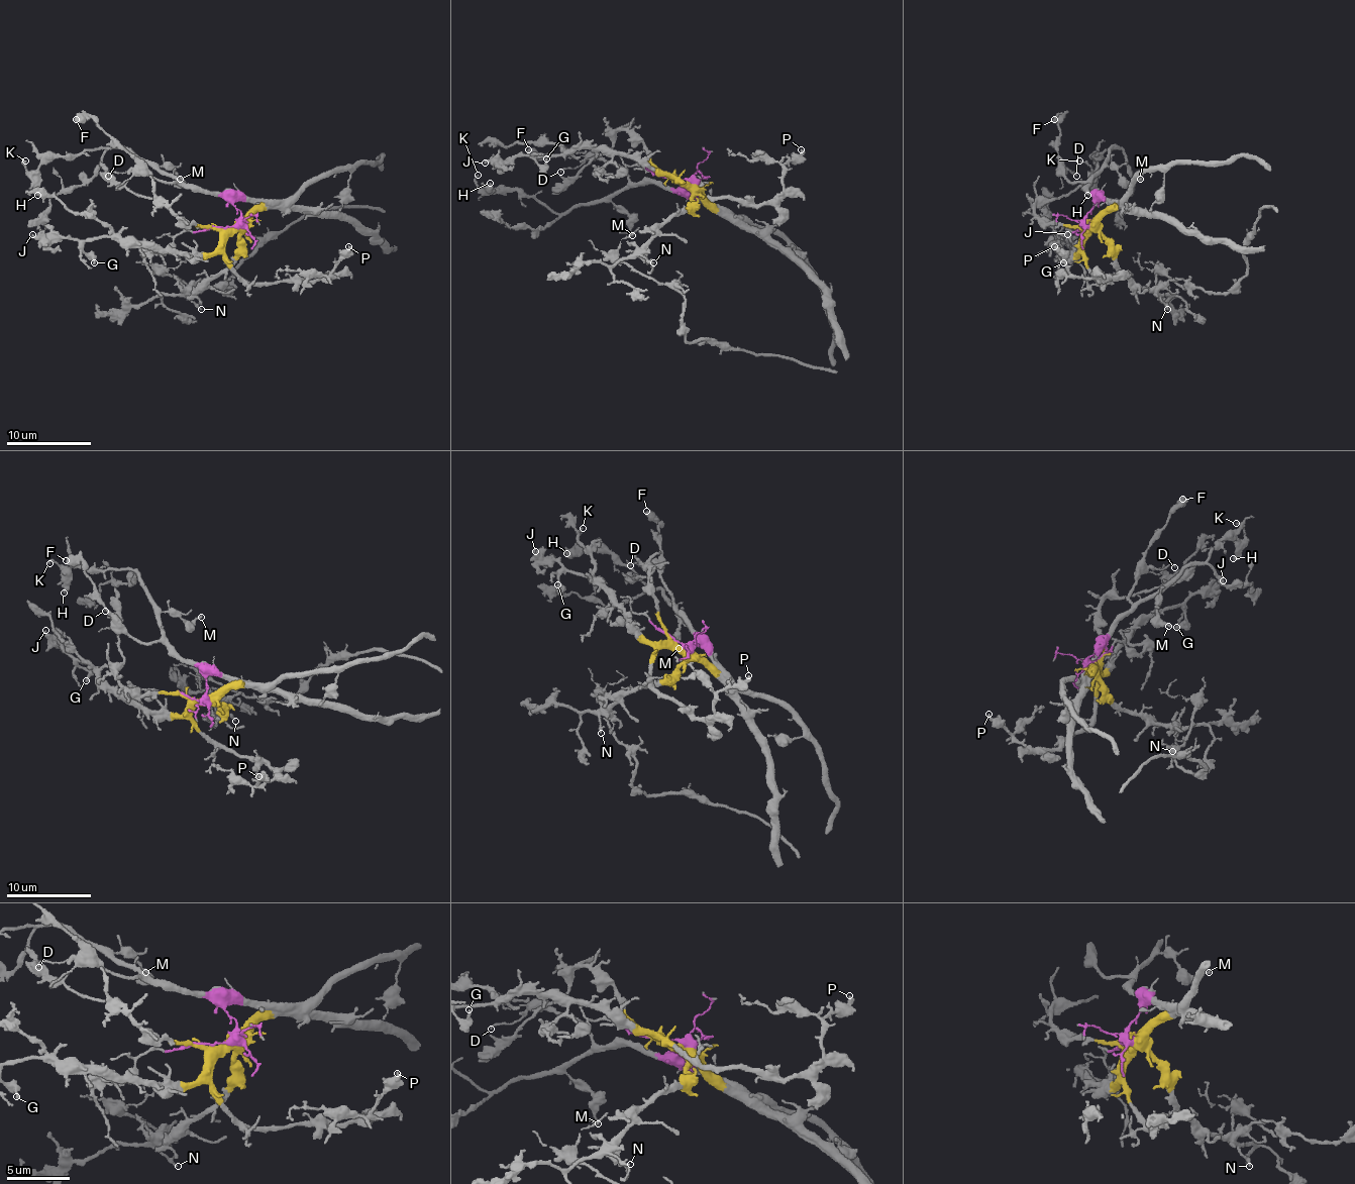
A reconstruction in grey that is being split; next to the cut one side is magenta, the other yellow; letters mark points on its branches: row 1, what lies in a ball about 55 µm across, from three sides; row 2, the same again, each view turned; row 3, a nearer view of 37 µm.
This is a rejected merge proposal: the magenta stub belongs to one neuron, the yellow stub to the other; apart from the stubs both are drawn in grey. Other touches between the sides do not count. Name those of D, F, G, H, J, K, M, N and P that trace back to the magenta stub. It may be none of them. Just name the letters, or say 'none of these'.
D, F, H, K, M

